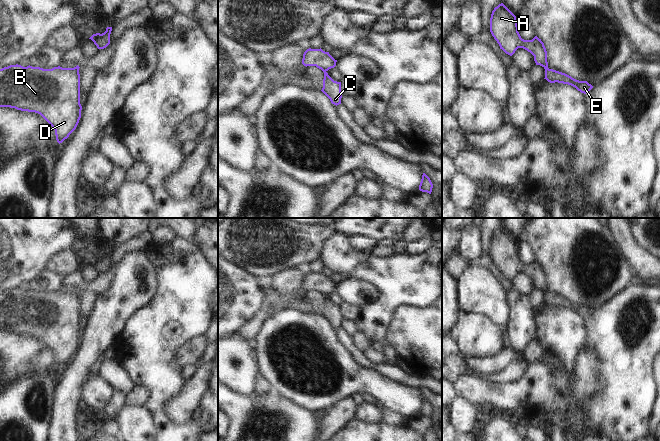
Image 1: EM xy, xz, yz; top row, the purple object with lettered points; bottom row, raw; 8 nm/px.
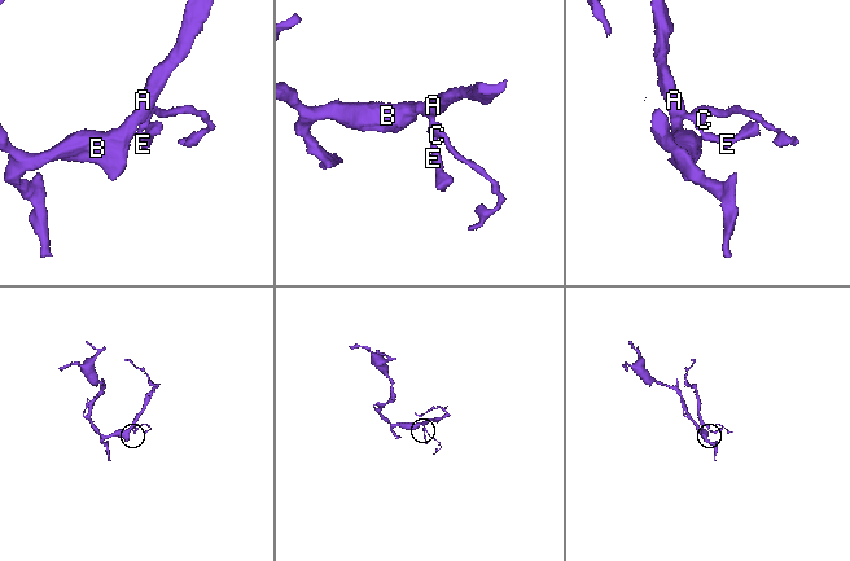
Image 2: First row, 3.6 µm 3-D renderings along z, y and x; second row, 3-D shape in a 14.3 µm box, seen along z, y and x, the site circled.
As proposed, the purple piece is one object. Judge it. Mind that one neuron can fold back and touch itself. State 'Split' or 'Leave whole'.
Leave whole

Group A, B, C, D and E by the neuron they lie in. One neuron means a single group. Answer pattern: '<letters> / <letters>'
A B C D E

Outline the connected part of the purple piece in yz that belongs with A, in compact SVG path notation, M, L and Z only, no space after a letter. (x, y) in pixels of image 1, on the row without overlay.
M503 227L499 228L492 235L490 242L490 256L499 268L500 273L502 273L506 278L512 280L518 272L523 272L530 276L534 280L534 285L536 289L540 289L545 293L544 303L546 303L548 306L568 308L575 311L578 315L584 318L588 317L593 312L593 310L589 308L587 305L579 305L565 297L549 293L547 286L547 275L544 270L544 267L537 260L535 260L532 264L522 263L518 256L516 240Z

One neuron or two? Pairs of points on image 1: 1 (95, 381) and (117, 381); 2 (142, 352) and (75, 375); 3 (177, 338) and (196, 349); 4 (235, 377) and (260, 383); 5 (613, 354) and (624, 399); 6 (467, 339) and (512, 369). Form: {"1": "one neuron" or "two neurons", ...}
{"1": "two neurons", "2": "two neurons", "3": "two neurons", "4": "two neurons", "5": "one neuron", "6": "two neurons"}

